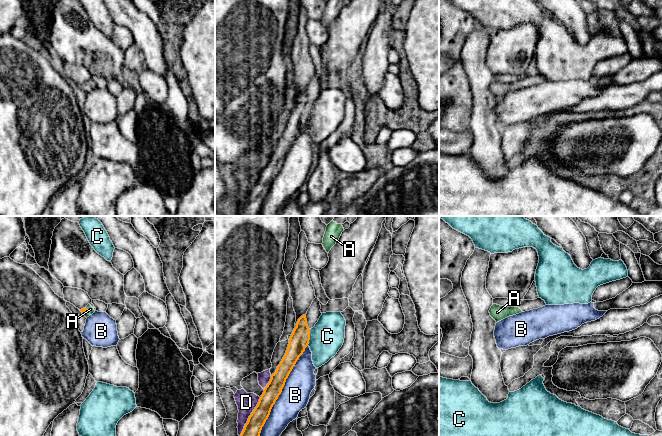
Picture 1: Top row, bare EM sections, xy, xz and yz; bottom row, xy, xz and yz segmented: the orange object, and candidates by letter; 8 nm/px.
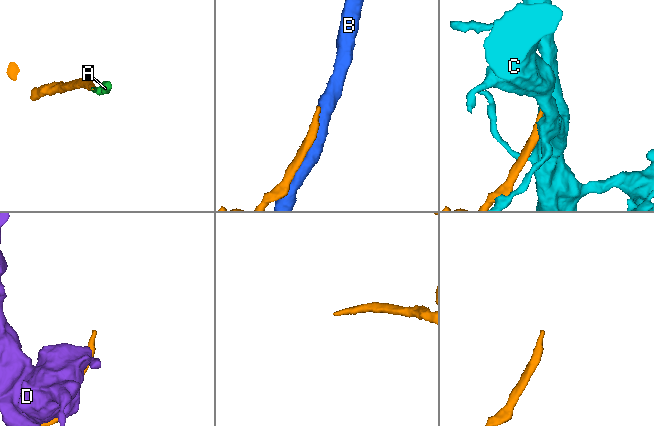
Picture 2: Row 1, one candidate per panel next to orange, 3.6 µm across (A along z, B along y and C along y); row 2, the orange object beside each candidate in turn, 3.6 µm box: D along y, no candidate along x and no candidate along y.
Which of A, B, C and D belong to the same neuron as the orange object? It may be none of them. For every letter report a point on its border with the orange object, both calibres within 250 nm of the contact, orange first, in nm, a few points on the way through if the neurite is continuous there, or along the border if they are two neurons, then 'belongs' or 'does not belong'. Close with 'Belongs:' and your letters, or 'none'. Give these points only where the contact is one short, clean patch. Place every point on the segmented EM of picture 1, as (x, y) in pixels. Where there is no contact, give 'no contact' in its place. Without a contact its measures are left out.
A: meets orange in xy at (86, 312); 50 nm thick on the orange side, 50 nm on the other; runs through xy (84, 310), (86, 312), (90, 309); belongs
B: meets orange in xz at (281, 390); 130 nm thick on the orange side, 240 nm on the other; does not belong
C: meets orange in xz at (309, 337); 160 nm thick on the orange side, 280 nm on the other; does not belong
D: meets orange in xz at (249, 416); 140 nm thick on the orange side, 160 nm on the other; does not belong
Belongs: A

